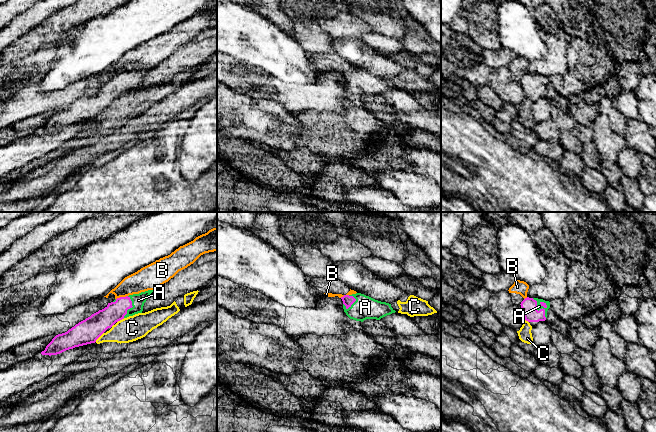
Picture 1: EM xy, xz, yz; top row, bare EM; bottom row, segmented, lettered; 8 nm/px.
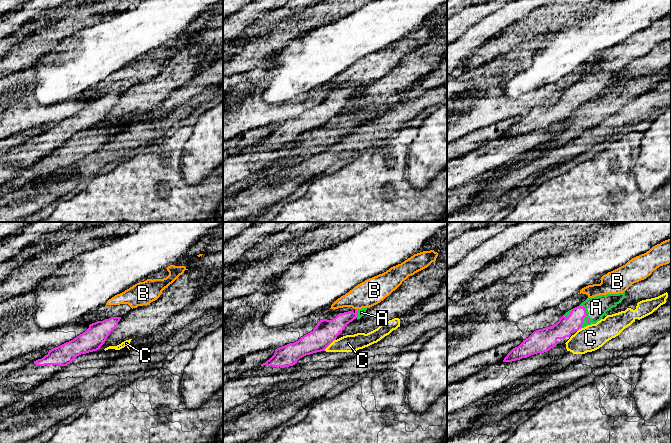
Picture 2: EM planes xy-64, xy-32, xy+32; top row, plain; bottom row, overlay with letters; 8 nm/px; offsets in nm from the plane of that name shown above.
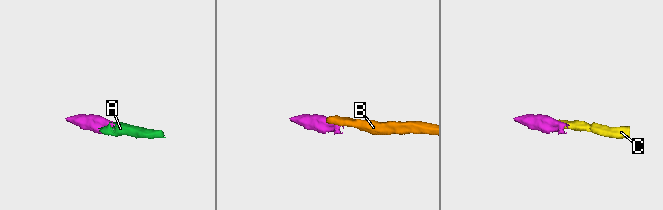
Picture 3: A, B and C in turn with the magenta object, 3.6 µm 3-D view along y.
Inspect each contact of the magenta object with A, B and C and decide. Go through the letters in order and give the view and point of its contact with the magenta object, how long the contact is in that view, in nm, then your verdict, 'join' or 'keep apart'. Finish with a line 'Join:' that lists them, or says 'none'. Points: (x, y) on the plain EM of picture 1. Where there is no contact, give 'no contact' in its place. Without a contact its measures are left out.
A: yz (537, 86) | 200 nm | join
B: xy (121, 73) | 100 nm | keep apart
C: xy (99, 112) | 100 nm | keep apart
Join: A

